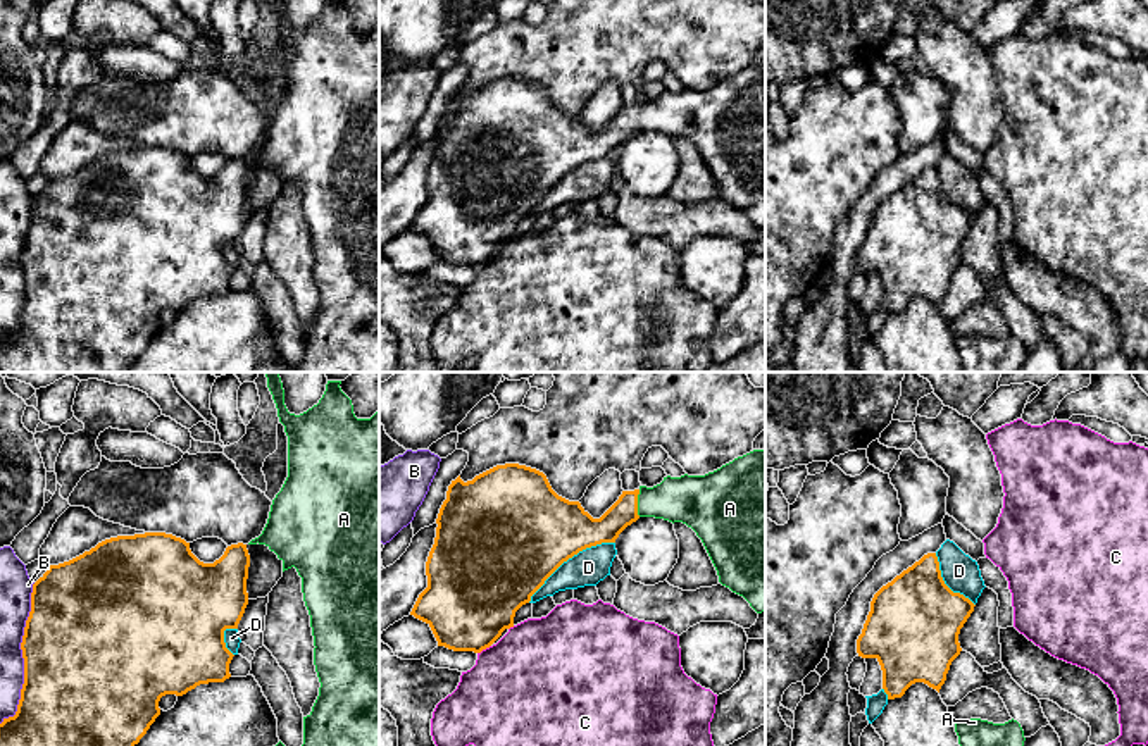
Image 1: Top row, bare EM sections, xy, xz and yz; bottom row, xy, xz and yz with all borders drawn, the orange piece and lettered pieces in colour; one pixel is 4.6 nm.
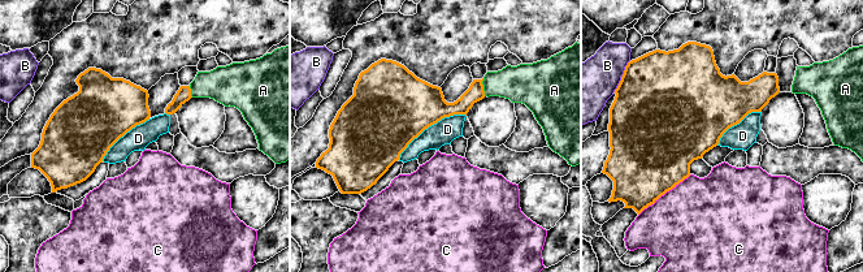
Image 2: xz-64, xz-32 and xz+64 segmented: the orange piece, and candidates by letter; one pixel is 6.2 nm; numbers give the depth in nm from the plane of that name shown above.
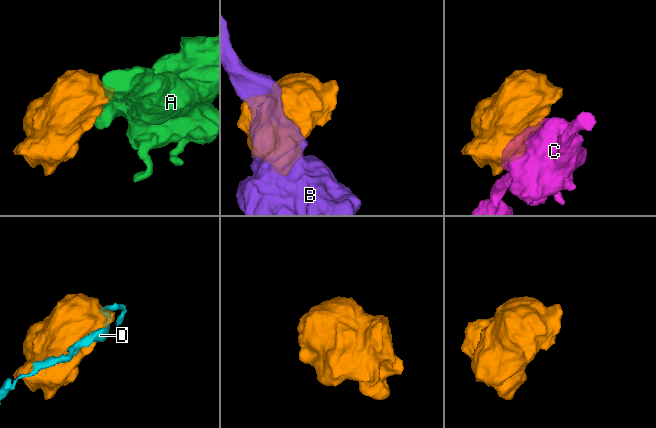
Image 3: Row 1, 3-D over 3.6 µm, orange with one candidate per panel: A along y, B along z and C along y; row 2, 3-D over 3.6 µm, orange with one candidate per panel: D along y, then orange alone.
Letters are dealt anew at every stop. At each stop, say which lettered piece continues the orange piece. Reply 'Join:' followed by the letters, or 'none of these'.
Join: A

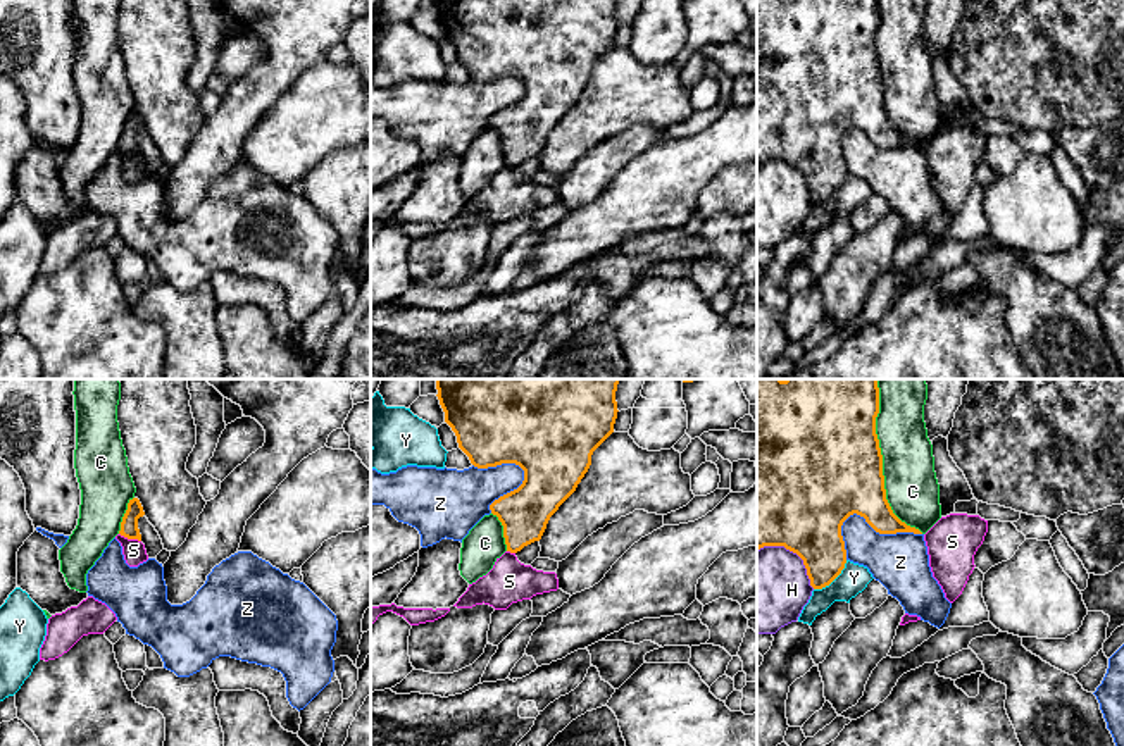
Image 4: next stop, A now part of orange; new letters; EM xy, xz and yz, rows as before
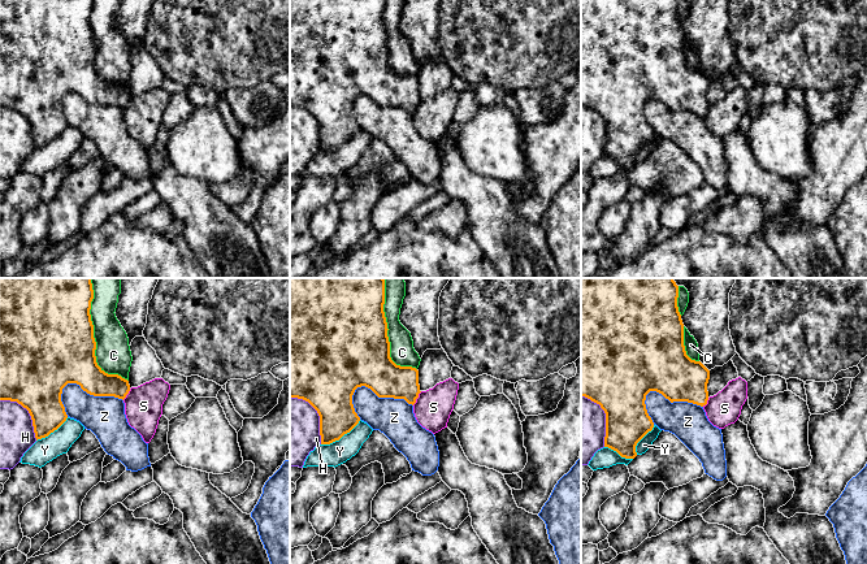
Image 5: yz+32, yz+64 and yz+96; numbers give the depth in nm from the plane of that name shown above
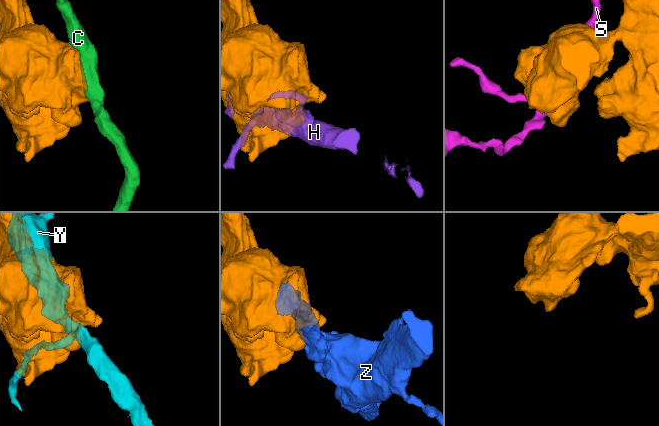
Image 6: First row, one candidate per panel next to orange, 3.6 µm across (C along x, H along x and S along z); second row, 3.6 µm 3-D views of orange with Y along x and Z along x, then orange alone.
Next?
Join: none of these

